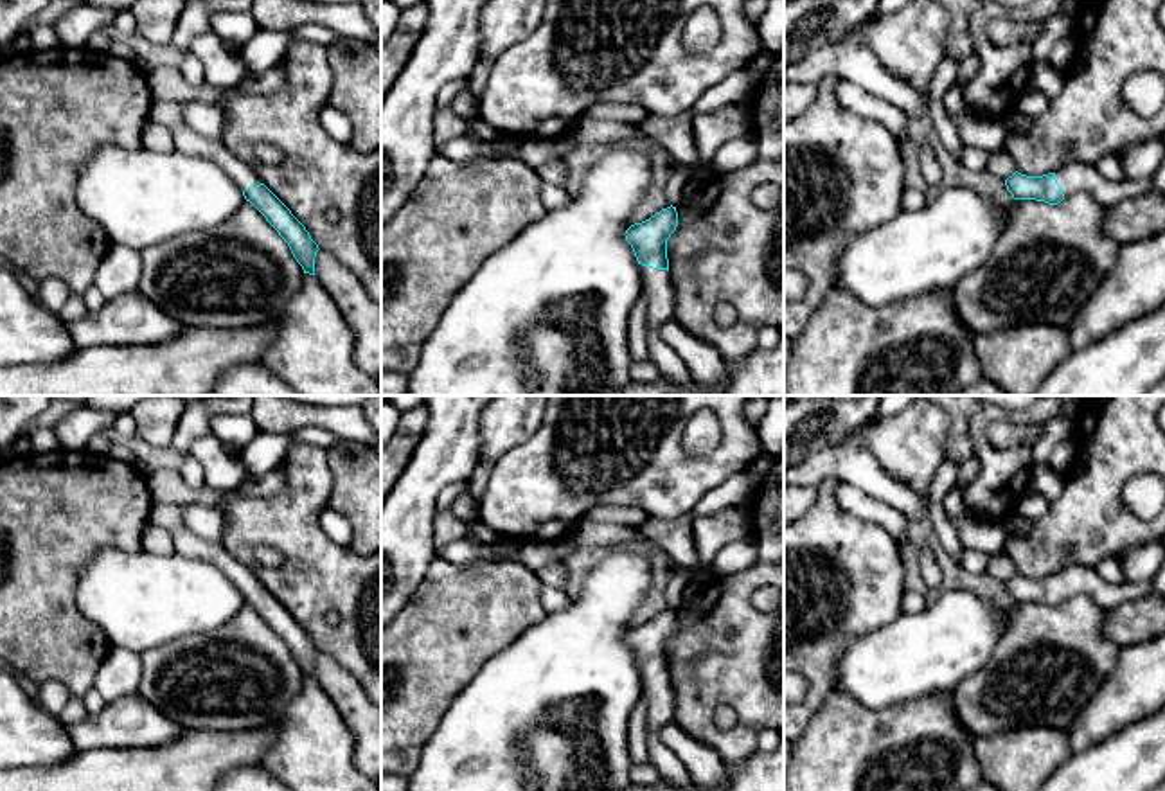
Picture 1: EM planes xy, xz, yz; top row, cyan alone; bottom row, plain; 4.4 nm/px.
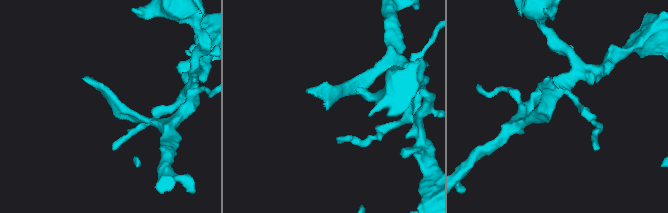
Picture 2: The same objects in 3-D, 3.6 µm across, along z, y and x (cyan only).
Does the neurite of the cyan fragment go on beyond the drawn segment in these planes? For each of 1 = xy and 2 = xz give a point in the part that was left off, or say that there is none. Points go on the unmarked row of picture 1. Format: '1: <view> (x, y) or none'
1: xy (187, 543)
2: xz (657, 689)

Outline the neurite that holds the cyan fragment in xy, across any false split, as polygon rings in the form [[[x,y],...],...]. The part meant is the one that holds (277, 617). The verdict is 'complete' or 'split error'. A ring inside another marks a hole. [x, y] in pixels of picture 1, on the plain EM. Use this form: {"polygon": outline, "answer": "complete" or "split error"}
{"polygon": [[[189,527],[171,530],[171,536],[178,554],[210,563],[223,572],[243,593],[245,602],[250,604],[288,645],[304,676],[315,678],[318,647],[291,613],[259,582],[248,566],[239,563],[223,543],[207,541],[196,536]]], "answer": "split error"}

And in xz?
{"polygon": [[[667,609],[642,626],[626,633],[626,644],[631,647],[640,667],[642,701],[647,708],[647,726],[651,735],[672,721],[674,694],[669,676],[667,642],[678,629],[676,609]]], "answer": "split error"}

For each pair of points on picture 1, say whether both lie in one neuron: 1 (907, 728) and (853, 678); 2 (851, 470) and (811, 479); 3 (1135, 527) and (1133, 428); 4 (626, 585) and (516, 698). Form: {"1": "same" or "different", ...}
{"1": "different", "2": "same", "3": "same", "4": "same"}

